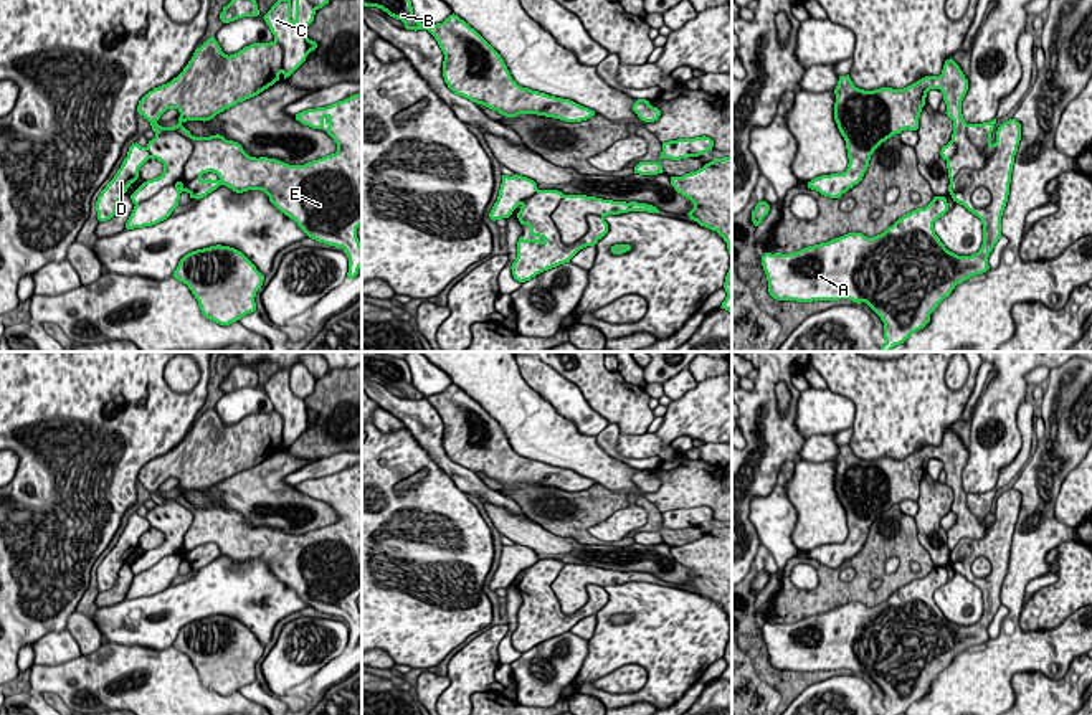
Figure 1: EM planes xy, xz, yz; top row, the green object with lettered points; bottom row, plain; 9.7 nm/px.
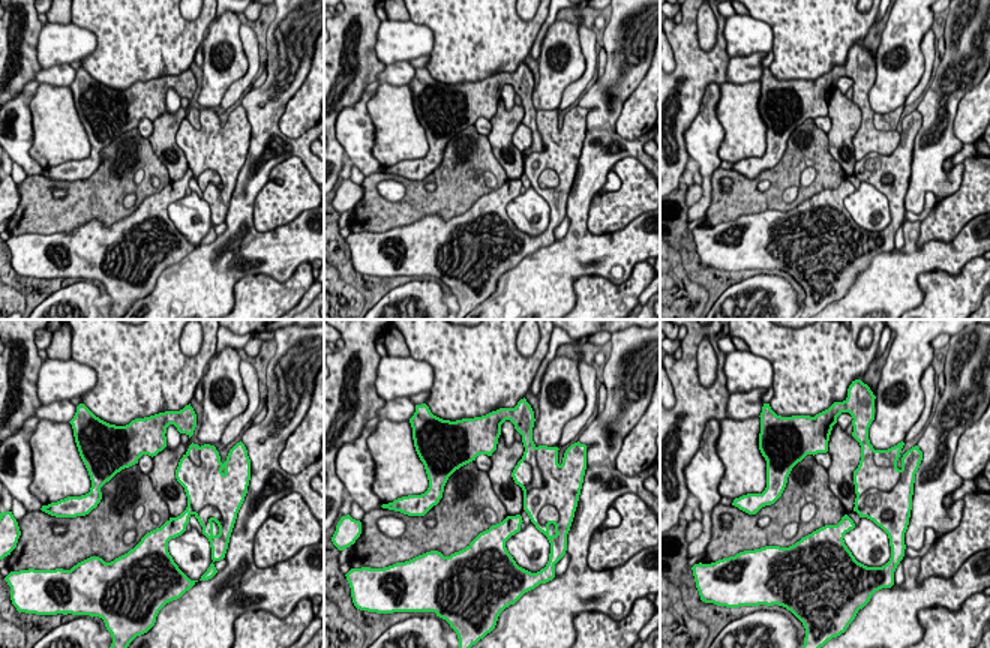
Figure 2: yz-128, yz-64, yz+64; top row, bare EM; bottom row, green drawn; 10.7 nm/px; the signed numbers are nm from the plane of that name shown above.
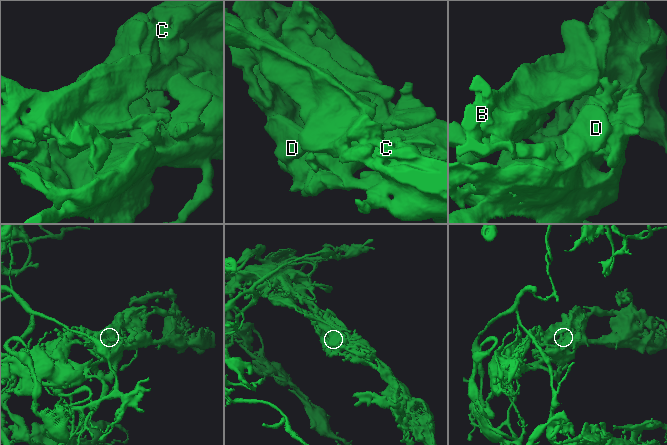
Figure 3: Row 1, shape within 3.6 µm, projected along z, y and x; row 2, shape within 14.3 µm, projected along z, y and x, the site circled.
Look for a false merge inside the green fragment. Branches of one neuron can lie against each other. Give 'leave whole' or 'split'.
leave whole

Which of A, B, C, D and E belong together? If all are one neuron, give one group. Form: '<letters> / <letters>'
A B C D E

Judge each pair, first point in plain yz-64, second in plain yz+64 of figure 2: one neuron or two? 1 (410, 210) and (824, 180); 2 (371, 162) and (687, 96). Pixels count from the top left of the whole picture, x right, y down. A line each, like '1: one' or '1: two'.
1: one
2: two

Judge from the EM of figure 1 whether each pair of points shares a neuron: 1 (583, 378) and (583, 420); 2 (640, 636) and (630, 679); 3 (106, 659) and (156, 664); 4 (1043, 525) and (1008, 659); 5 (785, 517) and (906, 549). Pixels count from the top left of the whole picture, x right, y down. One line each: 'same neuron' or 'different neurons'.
1: different neurons
2: different neurons
3: same neuron
4: same neuron
5: different neurons

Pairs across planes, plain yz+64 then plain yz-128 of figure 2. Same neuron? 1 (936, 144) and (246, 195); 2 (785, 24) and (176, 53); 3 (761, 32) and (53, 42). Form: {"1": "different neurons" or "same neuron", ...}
{"1": "same neuron", "2": "same neuron", "3": "same neuron"}

